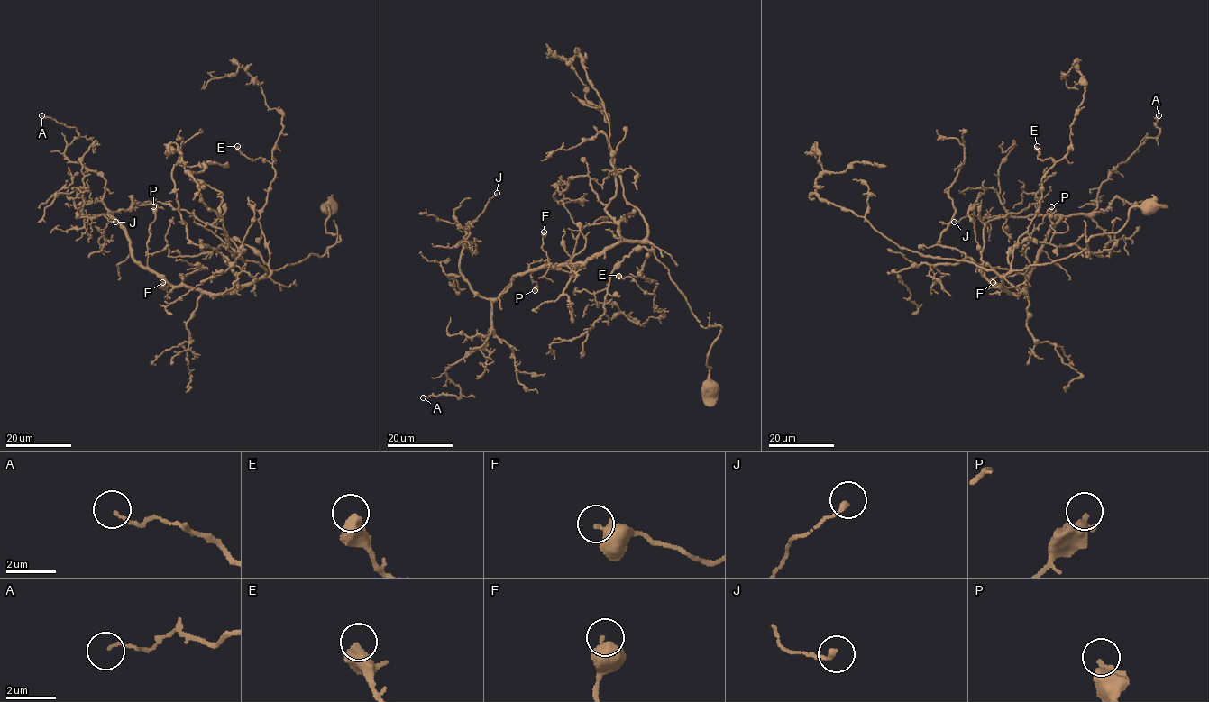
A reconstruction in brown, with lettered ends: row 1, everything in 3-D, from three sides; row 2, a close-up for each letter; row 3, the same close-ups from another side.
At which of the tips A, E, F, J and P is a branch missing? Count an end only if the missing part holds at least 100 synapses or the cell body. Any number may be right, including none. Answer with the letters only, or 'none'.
none

